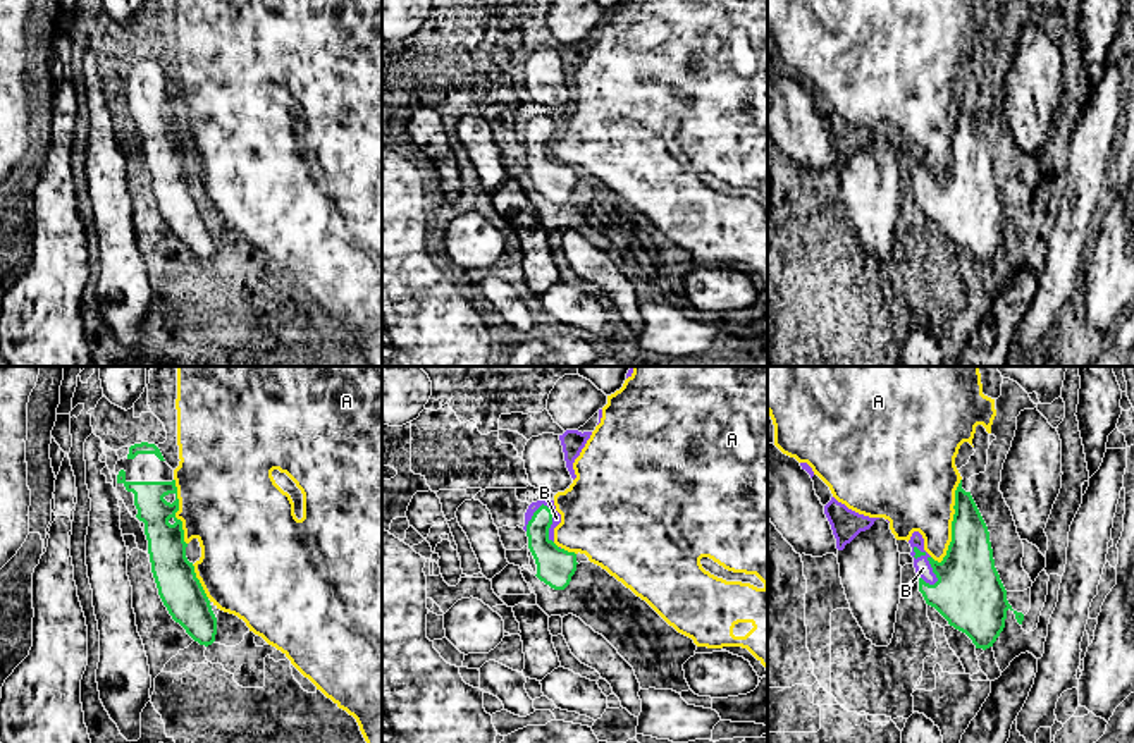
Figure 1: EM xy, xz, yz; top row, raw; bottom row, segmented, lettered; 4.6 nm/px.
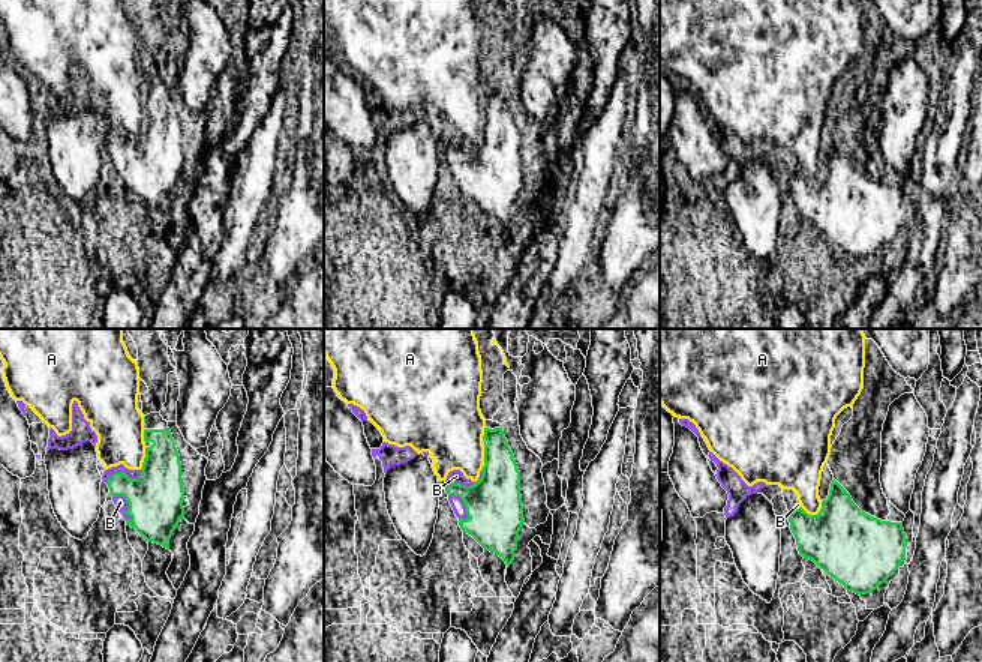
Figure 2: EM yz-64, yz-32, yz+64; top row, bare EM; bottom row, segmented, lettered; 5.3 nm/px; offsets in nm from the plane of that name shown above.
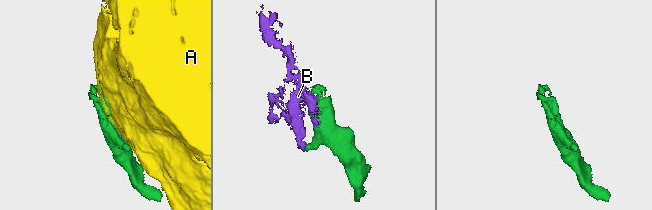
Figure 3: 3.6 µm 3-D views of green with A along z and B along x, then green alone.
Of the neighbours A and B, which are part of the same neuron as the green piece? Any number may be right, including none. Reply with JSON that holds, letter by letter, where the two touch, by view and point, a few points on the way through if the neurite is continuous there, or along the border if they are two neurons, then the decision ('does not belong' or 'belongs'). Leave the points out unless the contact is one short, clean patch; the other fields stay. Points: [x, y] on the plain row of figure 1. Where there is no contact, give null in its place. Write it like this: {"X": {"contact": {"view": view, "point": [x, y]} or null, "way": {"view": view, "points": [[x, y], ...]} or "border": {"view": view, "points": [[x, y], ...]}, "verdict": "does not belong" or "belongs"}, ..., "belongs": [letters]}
{"A": {"contact": {"view": "yz", "point": [952, 136]}, "verdict": "does not belong"}, "B": {"contact": {"view": "yz", "point": [931, 181]}, "verdict": "belongs"}, "belongs": ["B"]}

